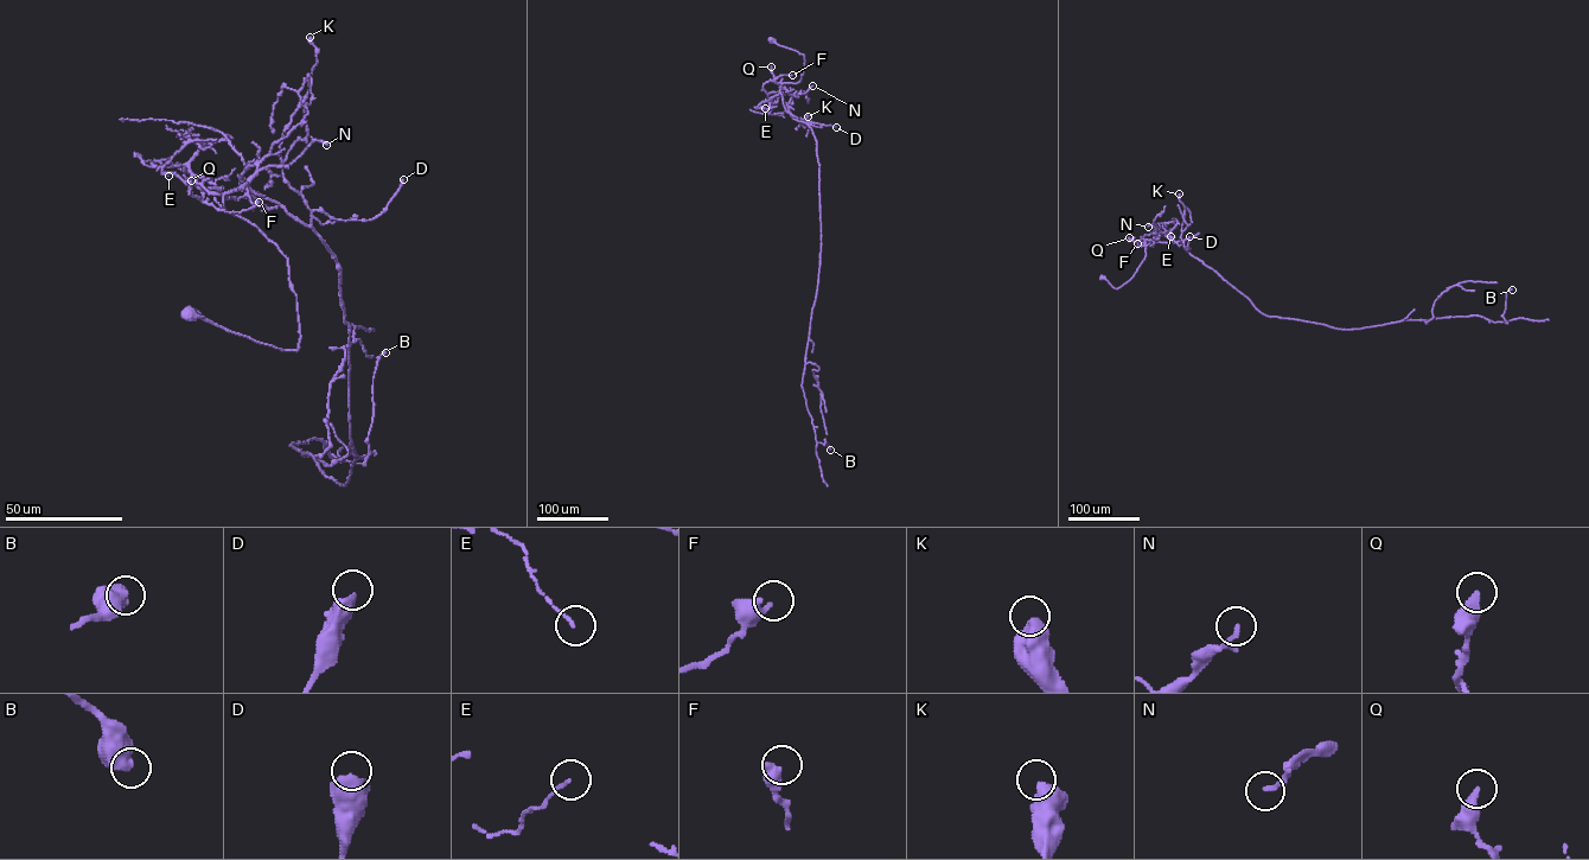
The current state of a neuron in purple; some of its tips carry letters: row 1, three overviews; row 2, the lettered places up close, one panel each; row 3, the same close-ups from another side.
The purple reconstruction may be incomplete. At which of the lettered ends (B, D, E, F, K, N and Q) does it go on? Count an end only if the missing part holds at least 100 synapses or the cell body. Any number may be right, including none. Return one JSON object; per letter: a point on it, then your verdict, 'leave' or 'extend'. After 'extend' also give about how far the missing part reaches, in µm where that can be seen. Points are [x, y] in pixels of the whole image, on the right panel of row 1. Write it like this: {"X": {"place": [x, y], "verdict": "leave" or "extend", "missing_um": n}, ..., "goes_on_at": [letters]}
{"B": {"place": [1512, 290], "verdict": "leave"}, "D": {"place": [1189, 236], "verdict": "leave"}, "E": {"place": [1170, 236], "verdict": "leave"}, "F": {"place": [1137, 243], "verdict": "leave"}, "K": {"place": [1179, 193], "verdict": "leave"}, "N": {"place": [1148, 227], "verdict": "leave"}, "Q": {"place": [1129, 237], "verdict": "leave"}, "goes_on_at": []}

